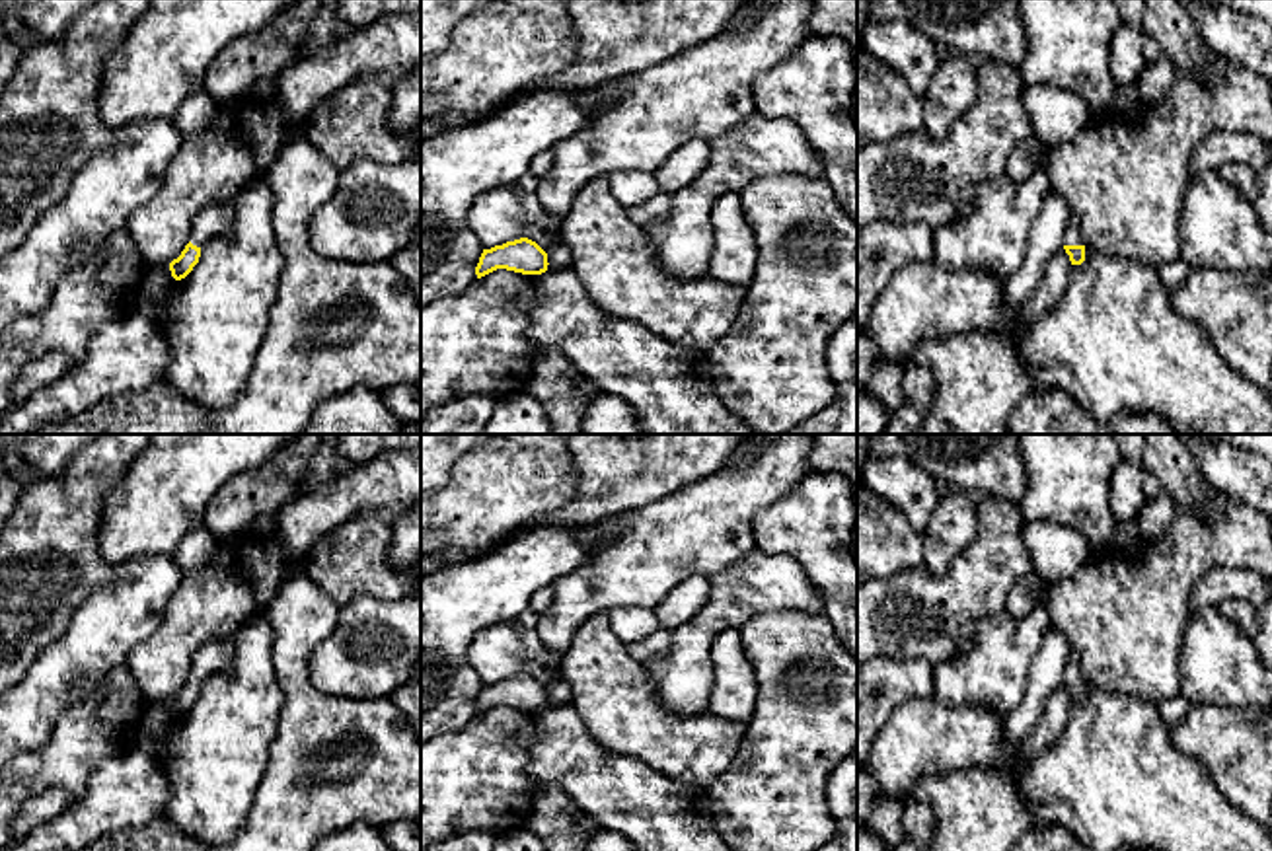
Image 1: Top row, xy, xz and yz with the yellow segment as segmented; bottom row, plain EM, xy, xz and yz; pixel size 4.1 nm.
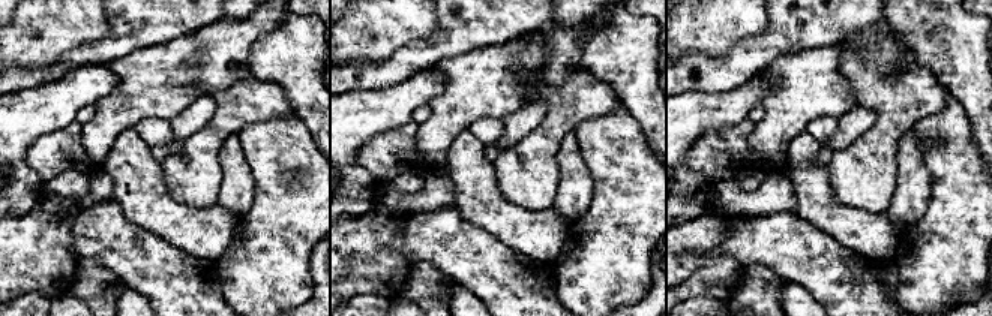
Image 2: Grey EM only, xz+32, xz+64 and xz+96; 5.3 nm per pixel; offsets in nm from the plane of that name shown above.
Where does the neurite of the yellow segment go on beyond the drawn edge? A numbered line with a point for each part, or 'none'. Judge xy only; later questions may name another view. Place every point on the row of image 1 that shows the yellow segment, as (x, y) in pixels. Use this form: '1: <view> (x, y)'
1: xy (215, 221)

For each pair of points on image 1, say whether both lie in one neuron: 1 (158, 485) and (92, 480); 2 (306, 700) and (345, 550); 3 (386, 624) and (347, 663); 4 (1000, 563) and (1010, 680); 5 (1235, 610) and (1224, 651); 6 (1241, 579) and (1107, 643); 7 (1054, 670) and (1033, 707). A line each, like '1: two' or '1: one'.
1: two
2: two
3: one
4: two
5: two
6: two
7: one

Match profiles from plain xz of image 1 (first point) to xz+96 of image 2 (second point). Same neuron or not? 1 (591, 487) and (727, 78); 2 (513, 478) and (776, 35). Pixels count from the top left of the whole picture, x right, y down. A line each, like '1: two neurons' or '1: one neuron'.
1: one neuron
2: two neurons

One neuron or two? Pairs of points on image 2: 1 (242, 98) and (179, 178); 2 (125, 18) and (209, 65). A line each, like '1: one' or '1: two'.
1: one
2: two

